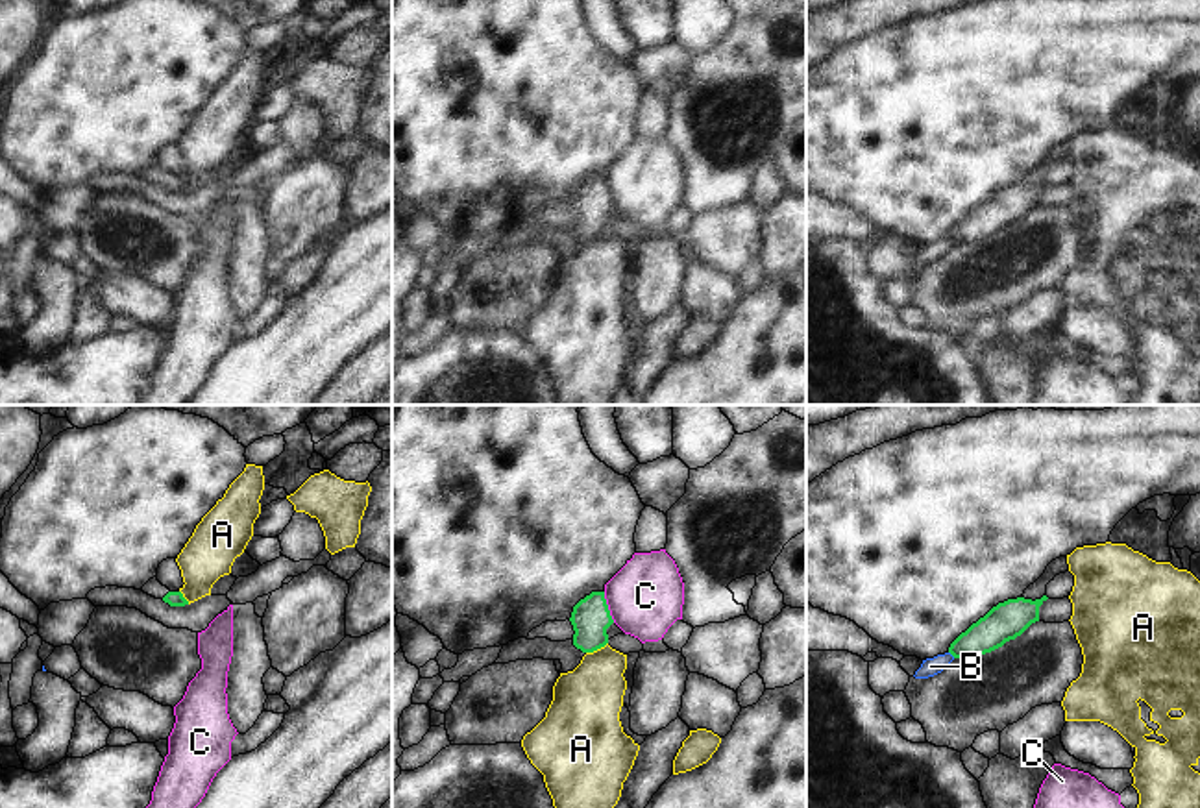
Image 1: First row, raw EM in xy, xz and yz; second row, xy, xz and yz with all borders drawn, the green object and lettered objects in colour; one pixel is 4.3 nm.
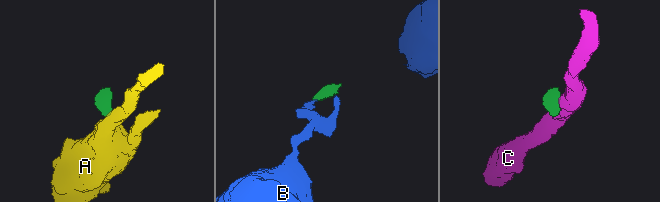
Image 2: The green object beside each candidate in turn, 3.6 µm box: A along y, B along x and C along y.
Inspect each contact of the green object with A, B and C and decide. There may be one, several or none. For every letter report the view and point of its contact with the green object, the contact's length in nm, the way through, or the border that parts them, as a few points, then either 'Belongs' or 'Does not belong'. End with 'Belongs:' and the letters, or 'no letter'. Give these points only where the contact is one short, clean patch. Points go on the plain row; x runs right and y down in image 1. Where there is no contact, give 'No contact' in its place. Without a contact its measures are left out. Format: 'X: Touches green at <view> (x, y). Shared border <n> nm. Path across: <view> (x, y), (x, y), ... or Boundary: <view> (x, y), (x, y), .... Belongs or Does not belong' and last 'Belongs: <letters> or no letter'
A: Touches green at xz (596, 235). Shared border 110 nm. Boundary: xz (607, 228), (587, 239). Does not belong
B: Touches green at yz (953, 241). Shared border 40 nm. Boundary: yz (949, 237), (955, 243). Does not belong
C: Touches green at xz (607, 193). Shared border 140 nm. Boundary: xz (603, 178), (614, 208). Does not belong
Belongs: no letter

